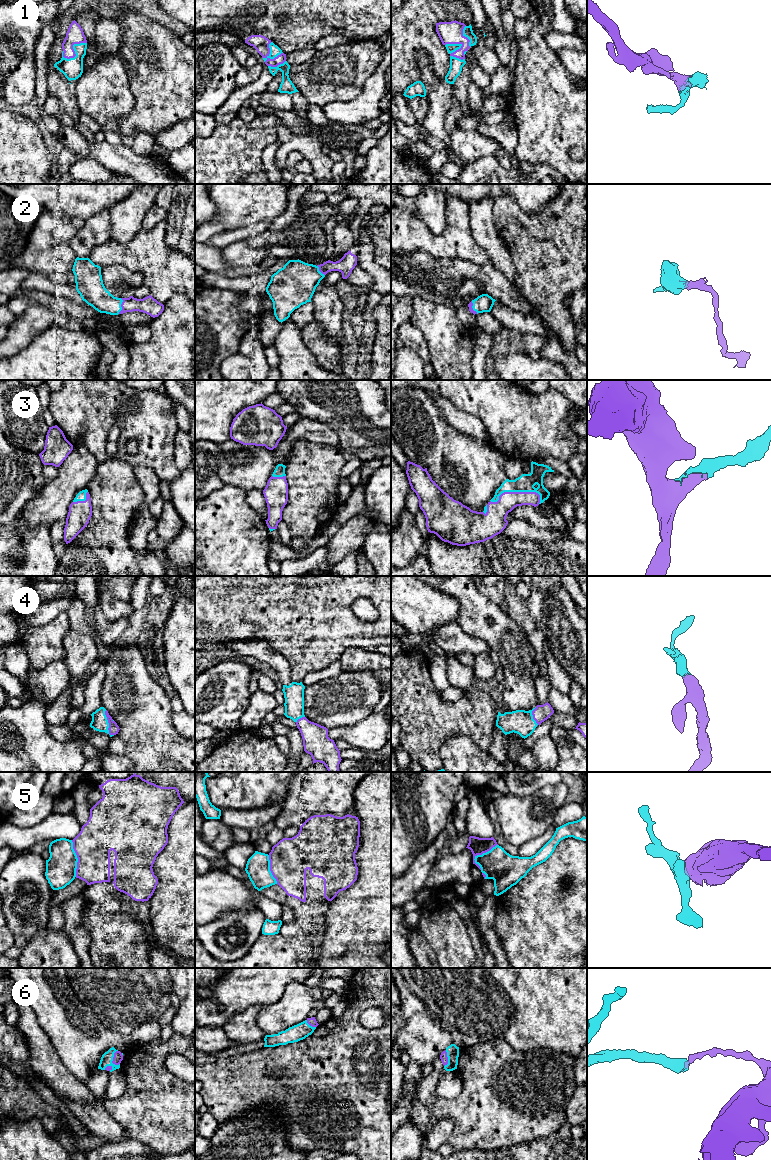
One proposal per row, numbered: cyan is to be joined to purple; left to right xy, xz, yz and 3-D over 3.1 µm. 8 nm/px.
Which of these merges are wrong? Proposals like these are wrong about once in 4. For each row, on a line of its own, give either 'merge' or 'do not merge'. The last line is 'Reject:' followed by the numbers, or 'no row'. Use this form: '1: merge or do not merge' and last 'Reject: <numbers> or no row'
1: merge
2: merge
3: merge
4: merge
5: do not merge
6: merge
Reject: 5

